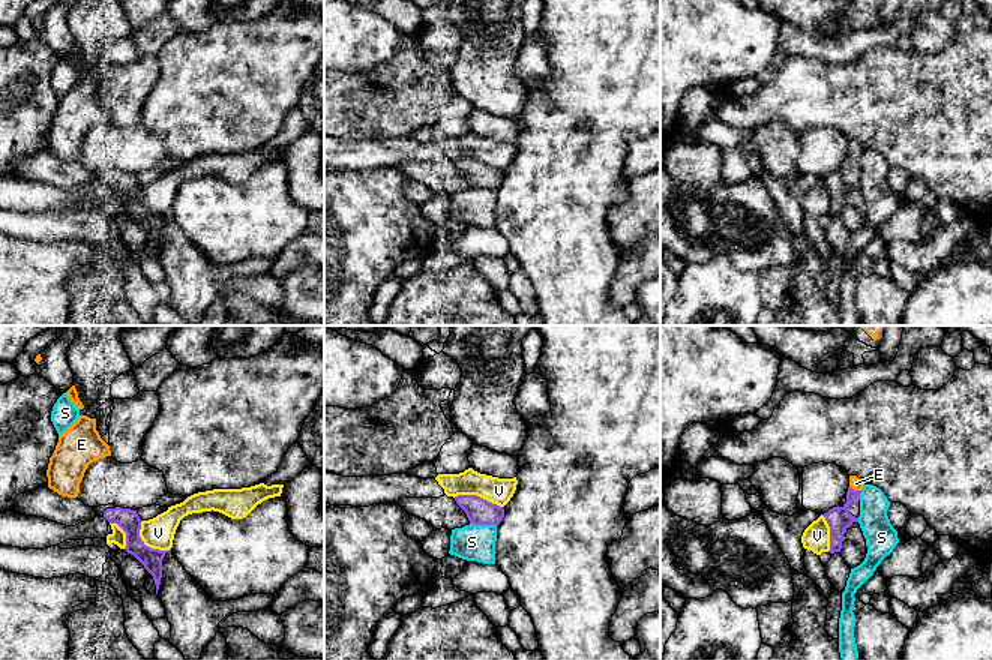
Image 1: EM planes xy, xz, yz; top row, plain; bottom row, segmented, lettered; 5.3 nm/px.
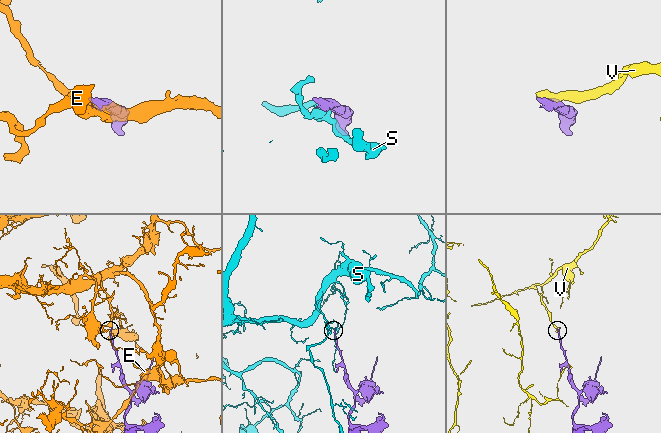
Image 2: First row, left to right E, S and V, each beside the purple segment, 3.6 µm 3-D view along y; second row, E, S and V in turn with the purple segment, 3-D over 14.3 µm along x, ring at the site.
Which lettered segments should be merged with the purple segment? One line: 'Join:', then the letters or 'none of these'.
Join: E

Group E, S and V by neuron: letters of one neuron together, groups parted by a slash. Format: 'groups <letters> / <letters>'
groups E / S / V

